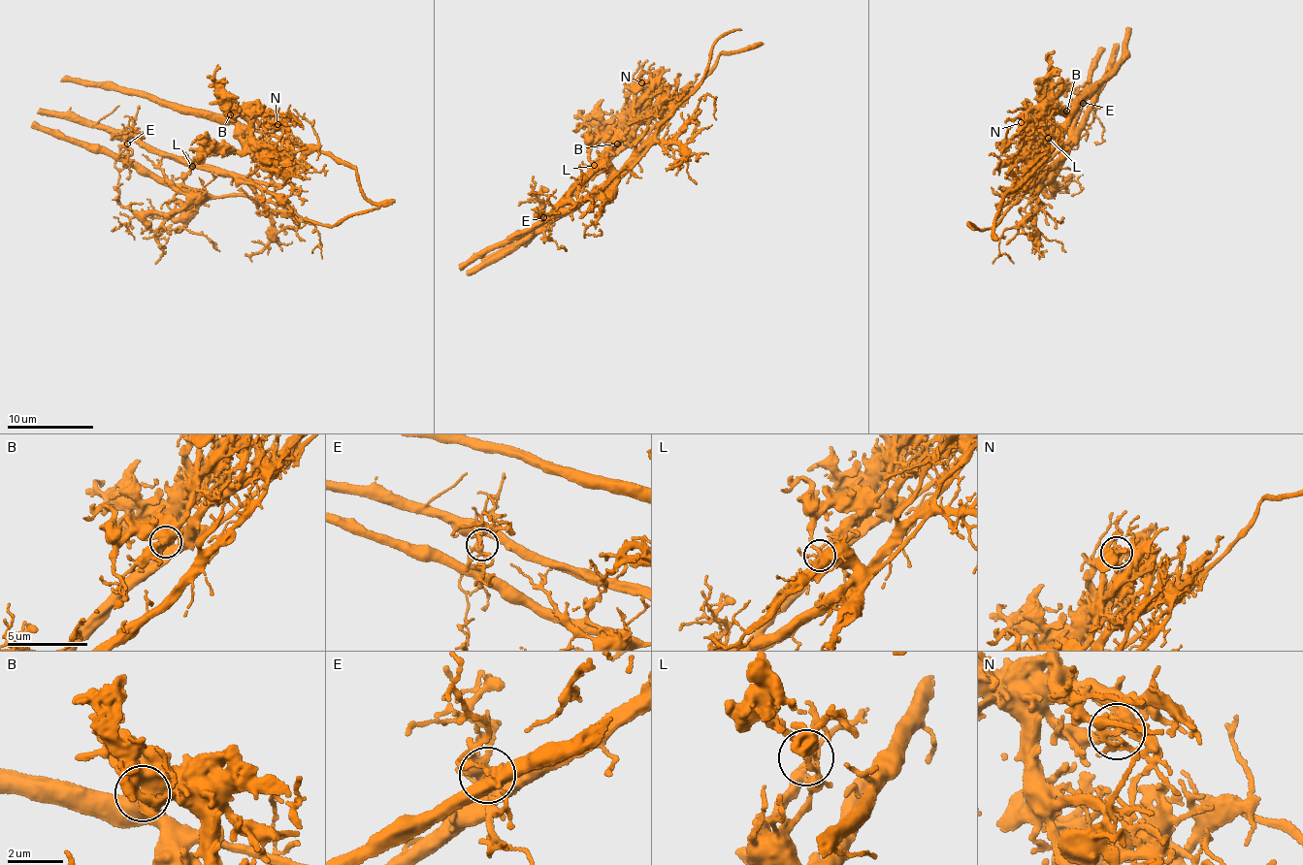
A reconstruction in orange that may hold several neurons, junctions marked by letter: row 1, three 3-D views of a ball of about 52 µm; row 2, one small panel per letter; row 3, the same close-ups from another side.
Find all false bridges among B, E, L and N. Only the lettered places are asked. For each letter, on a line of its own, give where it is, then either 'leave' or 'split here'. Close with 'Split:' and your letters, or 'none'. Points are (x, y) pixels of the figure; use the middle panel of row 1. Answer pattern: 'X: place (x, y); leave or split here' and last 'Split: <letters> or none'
B: place (617, 144); leave
E: place (543, 217); split here
L: place (594, 165); split here
N: place (641, 82); leave
Split: E, L

